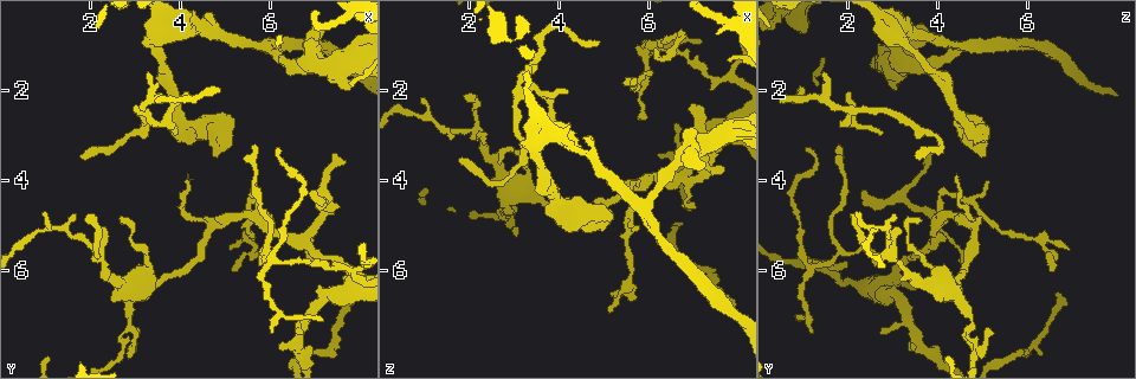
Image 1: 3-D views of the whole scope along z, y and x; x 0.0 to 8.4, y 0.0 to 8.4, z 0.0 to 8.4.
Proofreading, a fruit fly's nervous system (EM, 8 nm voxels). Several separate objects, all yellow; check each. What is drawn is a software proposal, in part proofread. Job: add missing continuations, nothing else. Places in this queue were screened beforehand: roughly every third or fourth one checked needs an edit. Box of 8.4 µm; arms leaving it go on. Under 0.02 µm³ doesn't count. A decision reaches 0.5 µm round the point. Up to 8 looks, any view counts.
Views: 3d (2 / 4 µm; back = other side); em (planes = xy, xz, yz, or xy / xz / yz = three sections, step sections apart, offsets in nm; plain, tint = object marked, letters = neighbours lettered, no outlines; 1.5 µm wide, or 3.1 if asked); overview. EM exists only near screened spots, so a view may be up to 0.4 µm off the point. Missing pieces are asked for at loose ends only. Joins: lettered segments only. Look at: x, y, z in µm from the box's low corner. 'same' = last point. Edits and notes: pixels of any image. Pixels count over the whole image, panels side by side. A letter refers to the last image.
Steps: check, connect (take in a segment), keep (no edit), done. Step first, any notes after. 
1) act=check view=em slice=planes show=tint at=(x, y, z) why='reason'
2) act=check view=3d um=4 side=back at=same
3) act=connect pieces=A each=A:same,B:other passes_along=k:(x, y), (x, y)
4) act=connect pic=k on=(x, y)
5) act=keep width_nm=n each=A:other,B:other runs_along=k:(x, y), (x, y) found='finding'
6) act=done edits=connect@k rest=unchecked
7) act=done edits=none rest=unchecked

act=check view=3d um=2 at=(6.95, 5.85, 4.55) why='branch stops here'

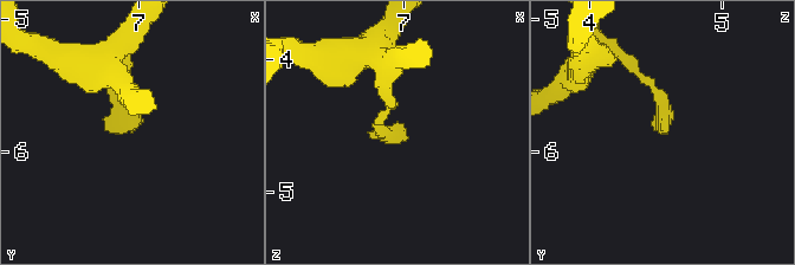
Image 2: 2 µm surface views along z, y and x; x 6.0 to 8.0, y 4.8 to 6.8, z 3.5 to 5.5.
act=check view=em slice=planes show=letters at=(7.00, 5.84, 4.58) why='shape alone is not enough'

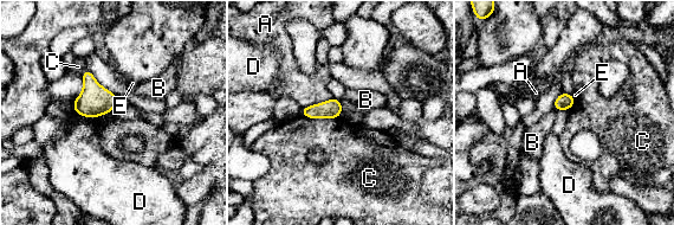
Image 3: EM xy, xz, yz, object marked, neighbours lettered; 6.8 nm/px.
act=keep longest_contact=C:280nm each=A:other,B:other,C:other,D:other,E:other border=3:(300, 113), (308, 117), (339, 117) found='no lettered segment goes on from it'

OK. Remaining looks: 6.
act=check view=3d um=4 at=(7.70, 1.95, 3.10) why='an open end'

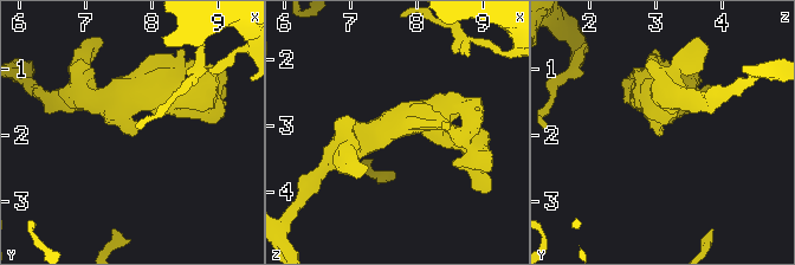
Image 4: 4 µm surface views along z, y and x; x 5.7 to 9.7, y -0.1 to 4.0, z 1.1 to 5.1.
act=check view=em slice=planes show=letters at=(7.70, 2.00, 3.10) why='shape alone is not enough'

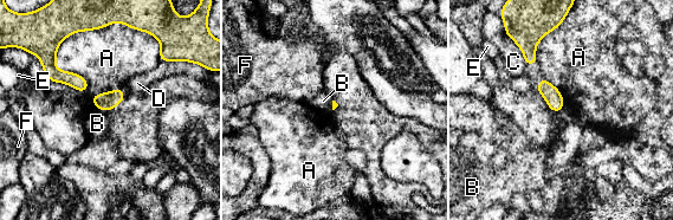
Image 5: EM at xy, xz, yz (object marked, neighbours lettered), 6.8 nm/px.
act=keep longest_contact=A:380nm each=A:other,B:other,C:other,D:other,E:other,F:other border=5:(58, 46), (85, 92) found='no lettered segment goes on from it'

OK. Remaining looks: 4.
act=check view=em slice=xz step=4 show=tint at=(3.90, 2.90, 2.75) why='branch stops here'

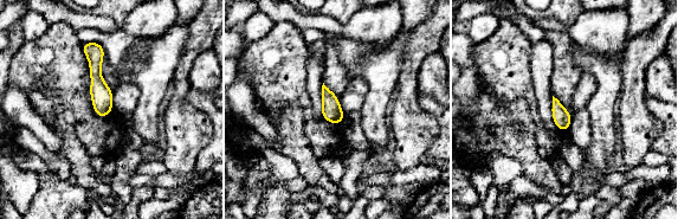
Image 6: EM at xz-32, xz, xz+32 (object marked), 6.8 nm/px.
act=check view=em slice=planes show=tint at=same

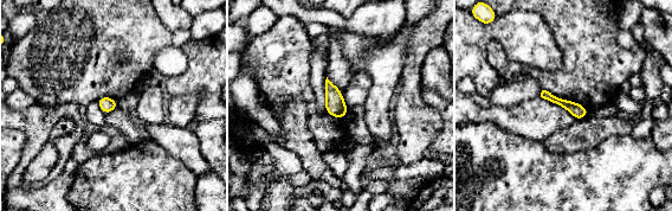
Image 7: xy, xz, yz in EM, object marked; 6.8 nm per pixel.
act=check view=em slice=planes show=letters at=same why='see the neighbours'

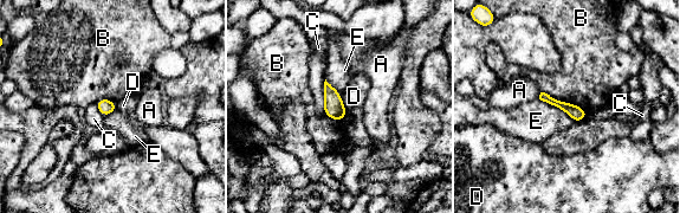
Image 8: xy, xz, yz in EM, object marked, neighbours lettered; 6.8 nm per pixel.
act=keep each=A:other,B:other,C:other,D:other,E:other runs_along=8:(543, 96), (577, 114), (583, 114) found='no lettered segment goes on from it'

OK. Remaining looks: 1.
act=done edits=none rest=unchecked

